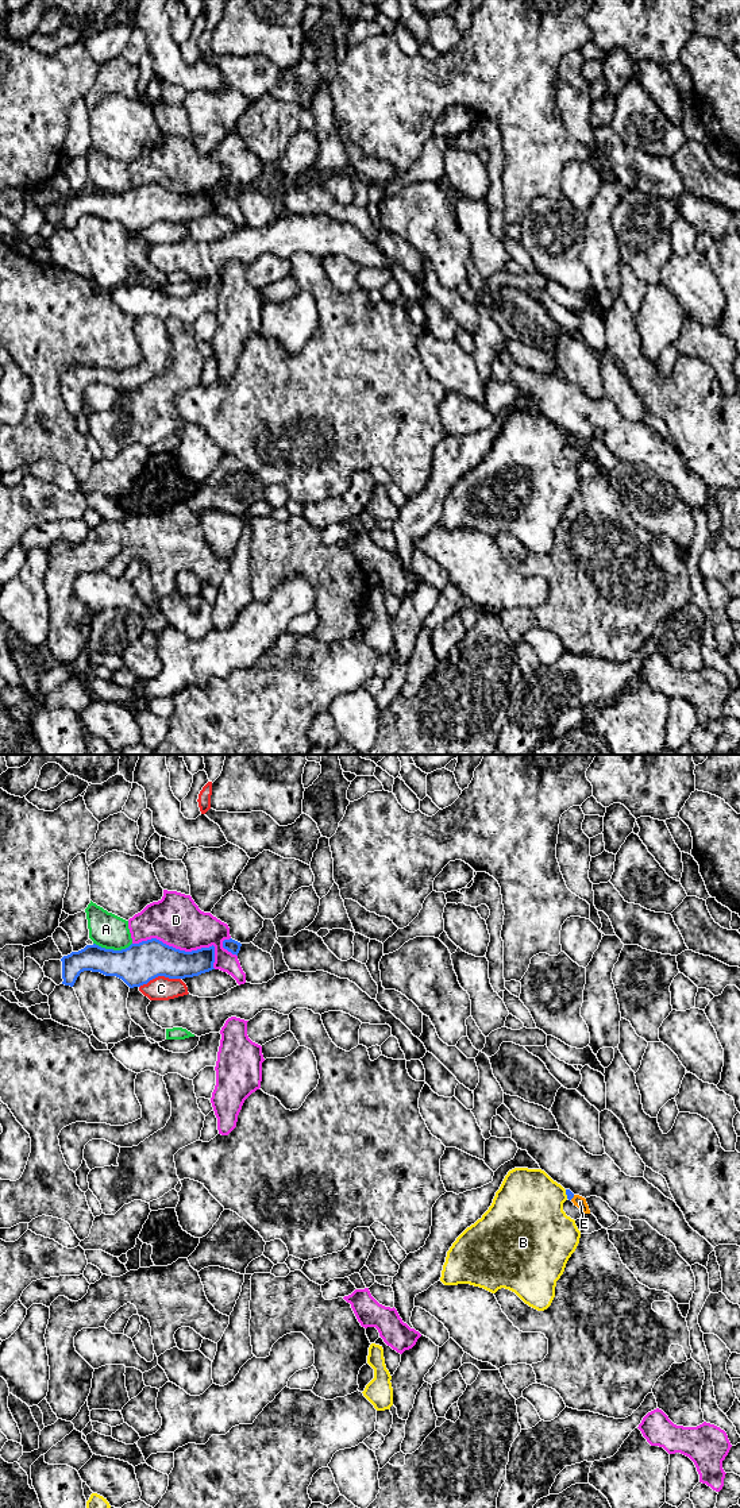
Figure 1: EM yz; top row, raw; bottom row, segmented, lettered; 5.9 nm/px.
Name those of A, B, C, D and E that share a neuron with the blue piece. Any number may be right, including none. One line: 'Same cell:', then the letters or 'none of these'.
Same cell: E

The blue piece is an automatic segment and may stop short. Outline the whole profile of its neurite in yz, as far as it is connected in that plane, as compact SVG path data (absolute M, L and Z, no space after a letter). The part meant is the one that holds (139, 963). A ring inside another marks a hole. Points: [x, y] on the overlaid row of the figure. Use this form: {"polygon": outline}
{"polygon": "M157 938L131 944L122 950L93 944L63 956L61 961L65 986L73 987L81 972L92 971L116 976L134 988L158 976L185 979L215 969L215 946L185 952Z"}

